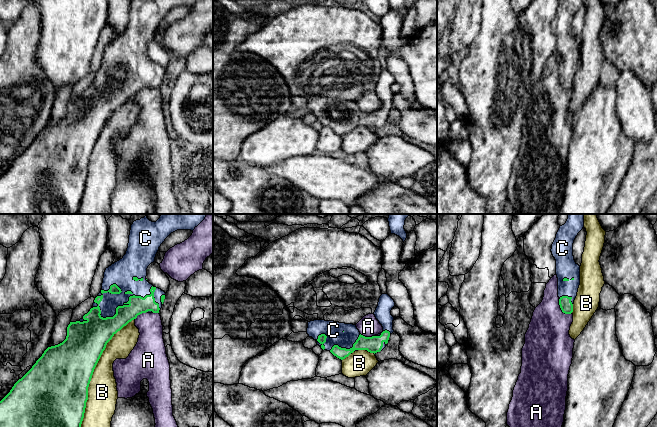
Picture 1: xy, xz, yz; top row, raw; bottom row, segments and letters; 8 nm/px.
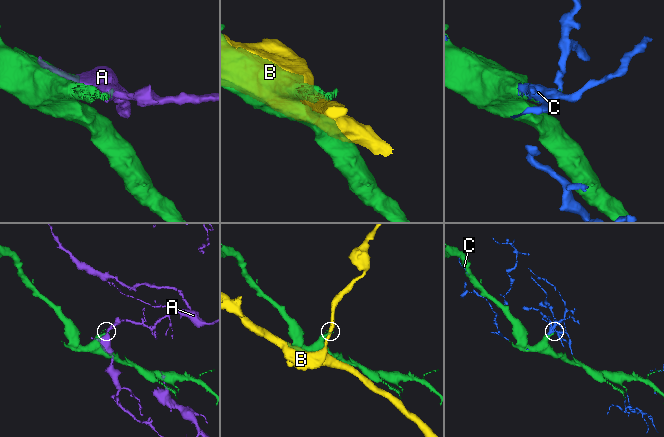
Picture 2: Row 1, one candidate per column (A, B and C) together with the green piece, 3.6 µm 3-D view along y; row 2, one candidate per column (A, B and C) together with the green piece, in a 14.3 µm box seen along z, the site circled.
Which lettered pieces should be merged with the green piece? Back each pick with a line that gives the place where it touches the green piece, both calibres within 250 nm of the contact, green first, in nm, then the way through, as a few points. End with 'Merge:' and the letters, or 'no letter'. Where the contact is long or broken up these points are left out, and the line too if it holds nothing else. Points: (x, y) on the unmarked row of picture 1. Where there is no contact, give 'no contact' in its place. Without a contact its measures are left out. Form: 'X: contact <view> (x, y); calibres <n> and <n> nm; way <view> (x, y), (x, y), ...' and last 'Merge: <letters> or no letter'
C: contact xy (121, 82); calibres 200 and 180 nm
Merge: C

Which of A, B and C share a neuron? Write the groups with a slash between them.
A / B / C

